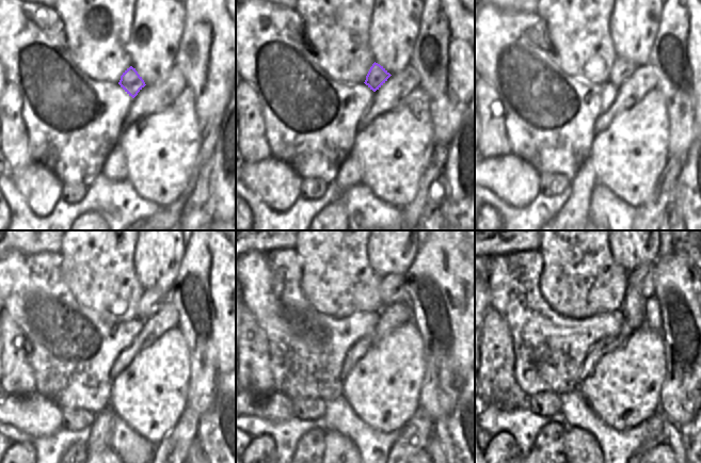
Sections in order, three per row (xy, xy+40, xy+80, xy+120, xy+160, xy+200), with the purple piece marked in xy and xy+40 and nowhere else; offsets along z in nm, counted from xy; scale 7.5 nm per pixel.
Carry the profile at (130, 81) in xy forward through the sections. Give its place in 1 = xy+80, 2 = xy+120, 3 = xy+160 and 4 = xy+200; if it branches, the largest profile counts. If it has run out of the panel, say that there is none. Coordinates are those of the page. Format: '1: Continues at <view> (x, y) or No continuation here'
1: Continues at xy+80 (622, 68)
2: Continues at xy+120 (152, 301)
3: Continues at xy+160 (394, 288)
4: Continues at xy+200 (640, 286)

